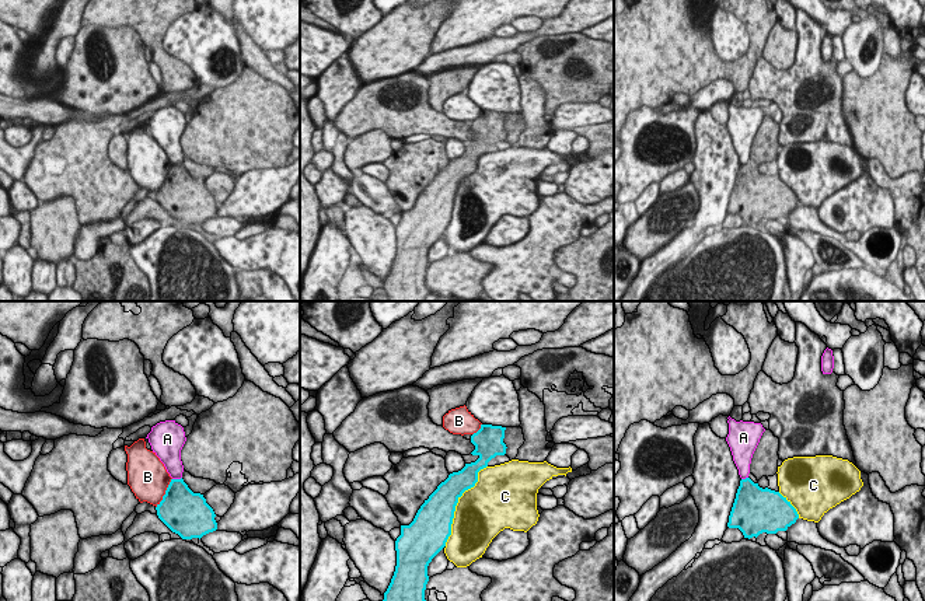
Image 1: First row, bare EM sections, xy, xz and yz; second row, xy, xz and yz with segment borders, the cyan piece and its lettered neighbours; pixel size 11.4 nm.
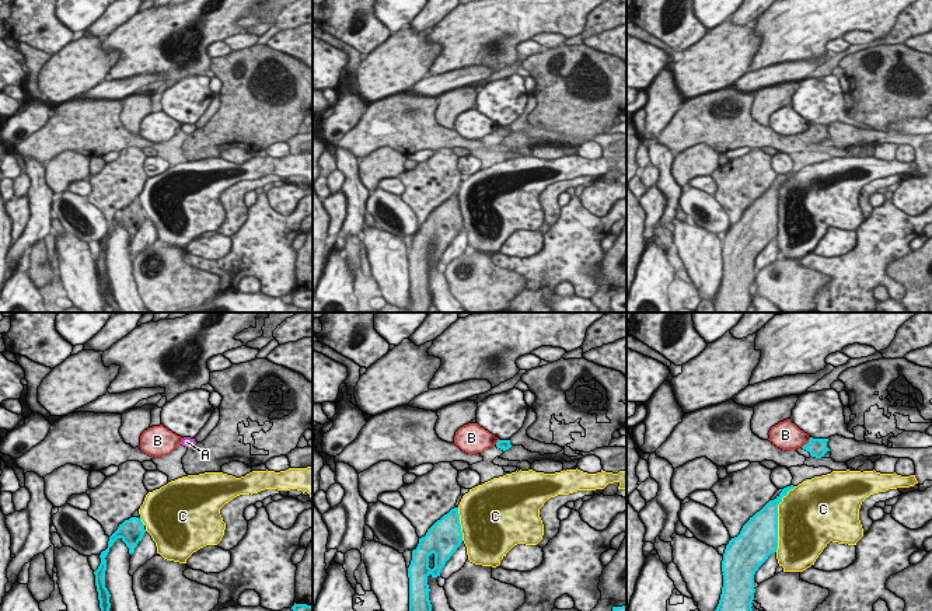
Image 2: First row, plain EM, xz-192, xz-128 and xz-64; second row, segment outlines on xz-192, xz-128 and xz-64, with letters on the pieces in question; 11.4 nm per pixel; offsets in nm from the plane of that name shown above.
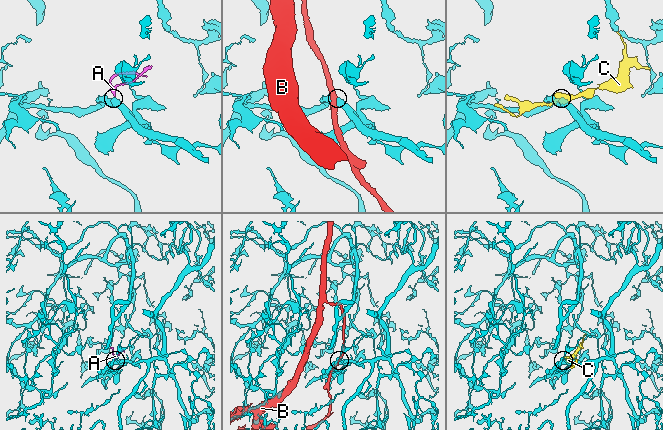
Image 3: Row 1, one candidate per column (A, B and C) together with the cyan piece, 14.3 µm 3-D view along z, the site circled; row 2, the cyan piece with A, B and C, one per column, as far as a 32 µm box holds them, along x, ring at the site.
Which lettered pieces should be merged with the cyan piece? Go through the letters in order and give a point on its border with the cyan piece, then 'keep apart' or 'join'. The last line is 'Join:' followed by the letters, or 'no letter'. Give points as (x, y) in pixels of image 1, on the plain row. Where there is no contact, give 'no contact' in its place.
A: xy (177, 166) | keep apart
B: xy (166, 180) | keep apart
C: xz (457, 188) | keep apart
Join: no letter

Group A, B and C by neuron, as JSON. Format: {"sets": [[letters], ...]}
{"sets": [["A"], ["B"], ["C"]]}

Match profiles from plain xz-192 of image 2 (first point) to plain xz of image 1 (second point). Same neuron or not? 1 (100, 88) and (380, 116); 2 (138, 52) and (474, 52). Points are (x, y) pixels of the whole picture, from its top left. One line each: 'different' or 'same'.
1: different
2: different

